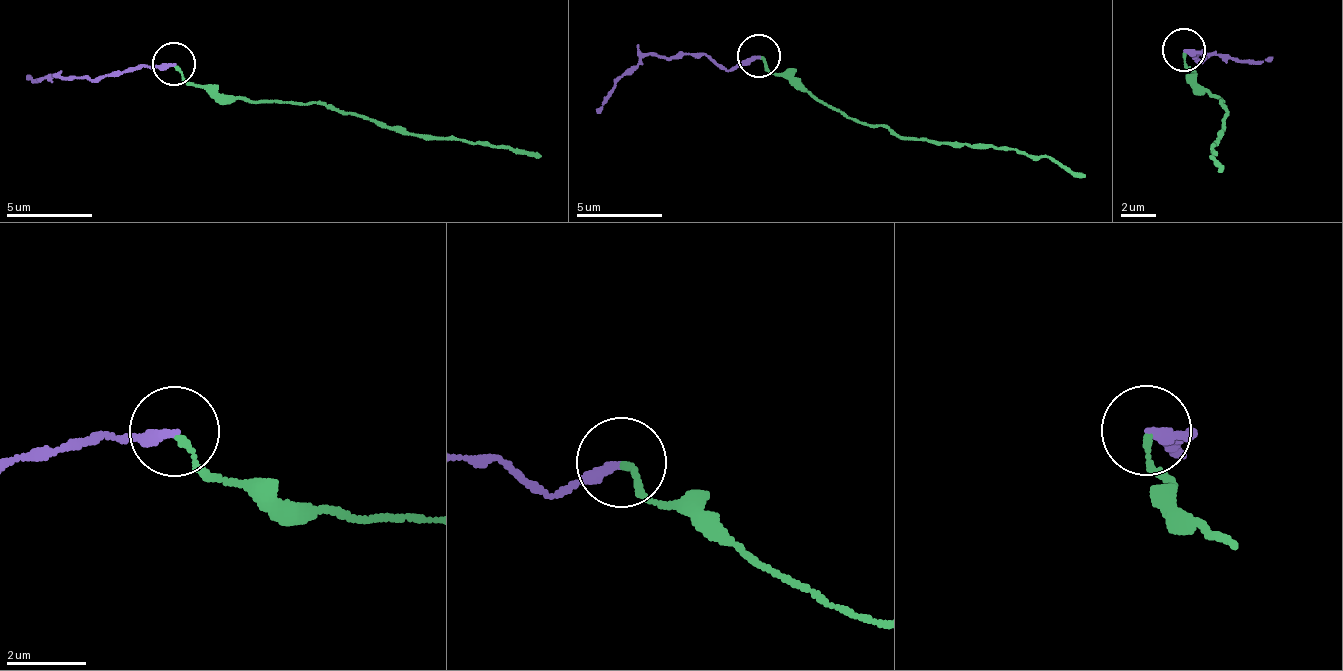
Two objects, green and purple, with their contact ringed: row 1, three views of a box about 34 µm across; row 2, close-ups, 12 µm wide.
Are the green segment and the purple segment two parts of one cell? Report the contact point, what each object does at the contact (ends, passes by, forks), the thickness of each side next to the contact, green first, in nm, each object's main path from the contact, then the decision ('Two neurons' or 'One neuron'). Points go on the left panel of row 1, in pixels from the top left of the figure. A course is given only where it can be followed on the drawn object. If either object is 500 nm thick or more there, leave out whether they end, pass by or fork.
Place: (173, 64). At the ring green ends. At the ring purple ends. Thickness 140 nm (green) against 280 nm. Course of green: (172, 65), (219, 94), (324, 101), (344, 113), (416, 136), (498, 145), (540, 157). Course of purple: (172, 65), (137, 63), (121, 73), (28, 76). One neuron

